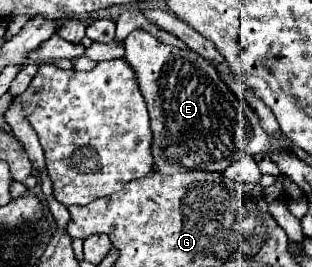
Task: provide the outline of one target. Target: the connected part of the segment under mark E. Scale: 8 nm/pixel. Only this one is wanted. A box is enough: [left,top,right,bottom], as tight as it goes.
[124,31,268,175]

